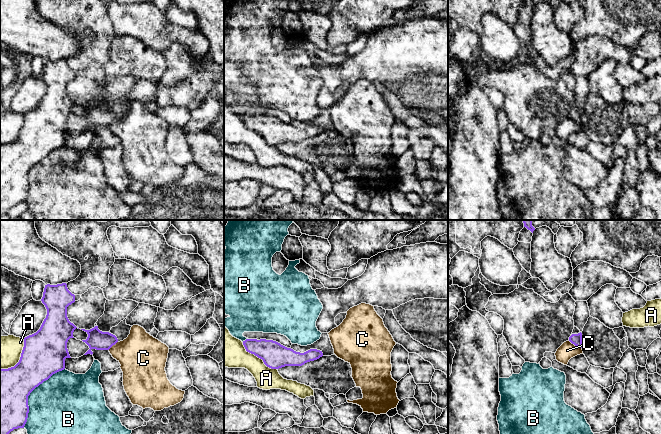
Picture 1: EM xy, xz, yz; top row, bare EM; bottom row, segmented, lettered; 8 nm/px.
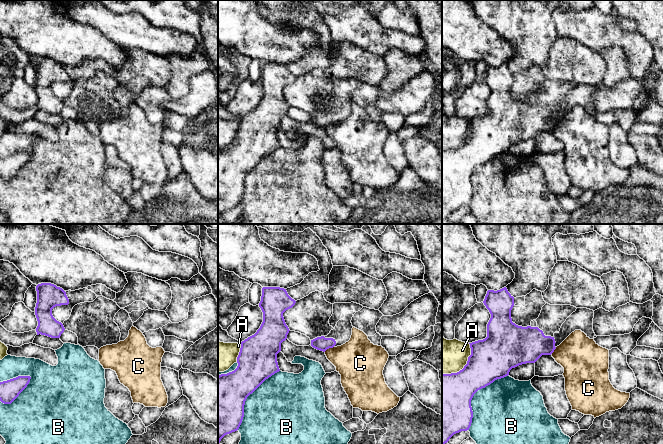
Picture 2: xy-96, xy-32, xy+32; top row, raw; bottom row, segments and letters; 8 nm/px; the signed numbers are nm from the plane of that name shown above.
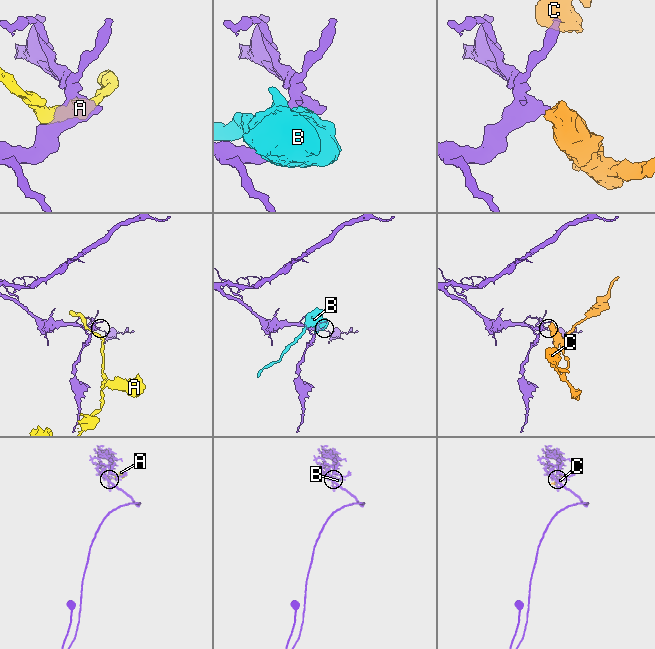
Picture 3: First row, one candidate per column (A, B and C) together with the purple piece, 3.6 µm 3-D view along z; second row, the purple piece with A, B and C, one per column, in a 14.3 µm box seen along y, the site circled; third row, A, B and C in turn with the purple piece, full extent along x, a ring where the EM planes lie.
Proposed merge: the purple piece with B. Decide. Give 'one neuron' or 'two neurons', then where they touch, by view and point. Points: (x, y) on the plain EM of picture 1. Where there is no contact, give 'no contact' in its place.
two neurons | xy (30, 168)

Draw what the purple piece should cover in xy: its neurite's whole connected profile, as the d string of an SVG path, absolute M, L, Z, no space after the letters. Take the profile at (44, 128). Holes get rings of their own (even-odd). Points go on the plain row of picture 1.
M66 59L45 61L42 79L47 85L47 91L40 105L24 114L24 123L19 138L11 144L0 145L0 218L14 205L24 204L28 189L28 172L48 156L53 150L65 145L65 135L71 134L67 118L73 113L77 104L67 93L67 83L75 78Z

